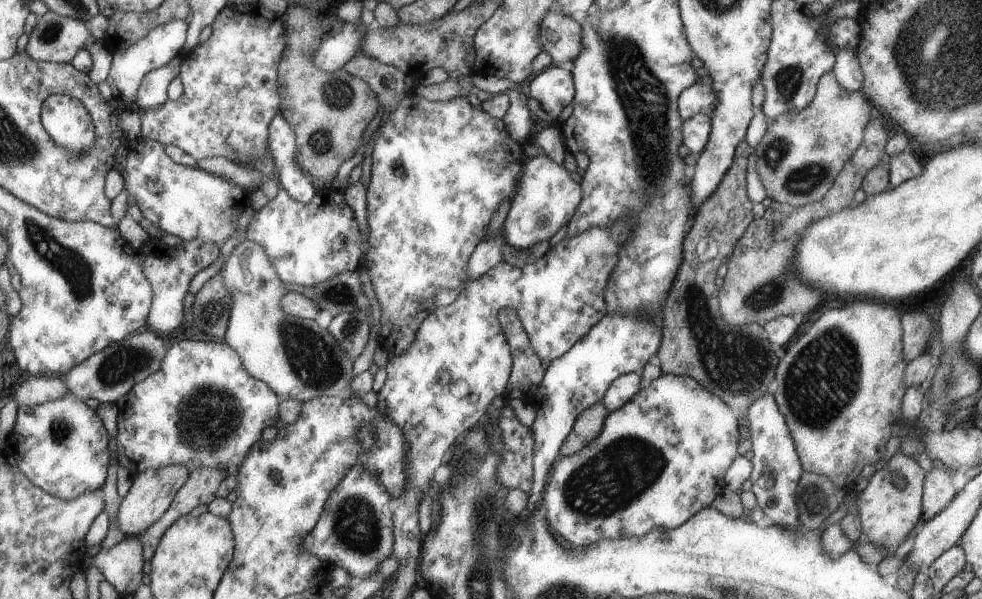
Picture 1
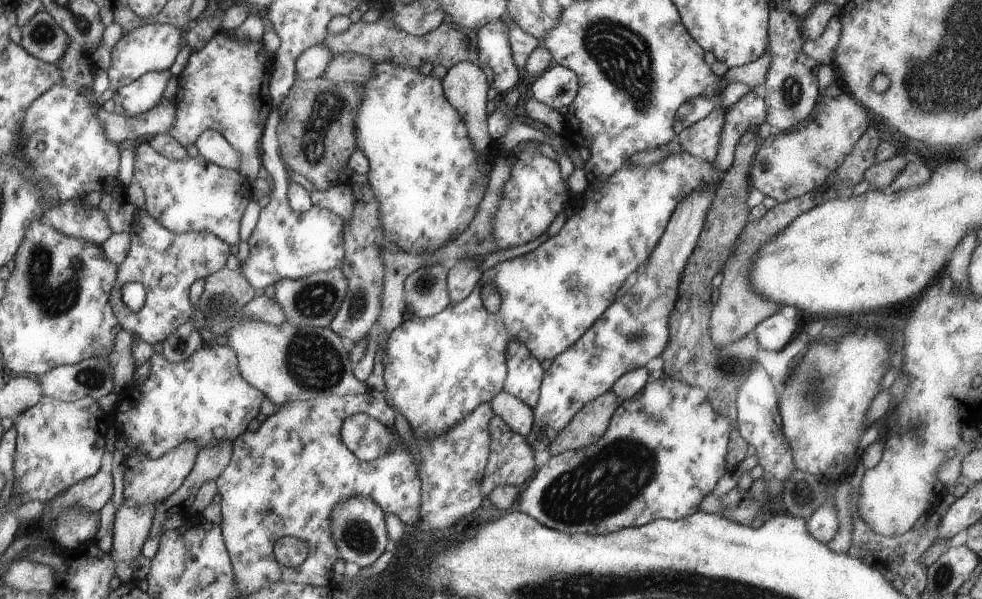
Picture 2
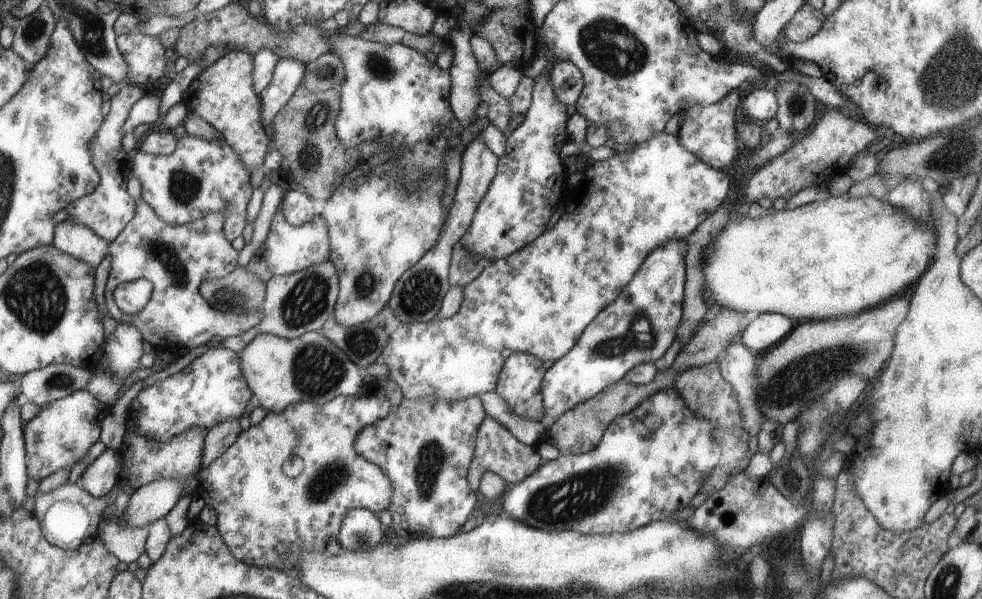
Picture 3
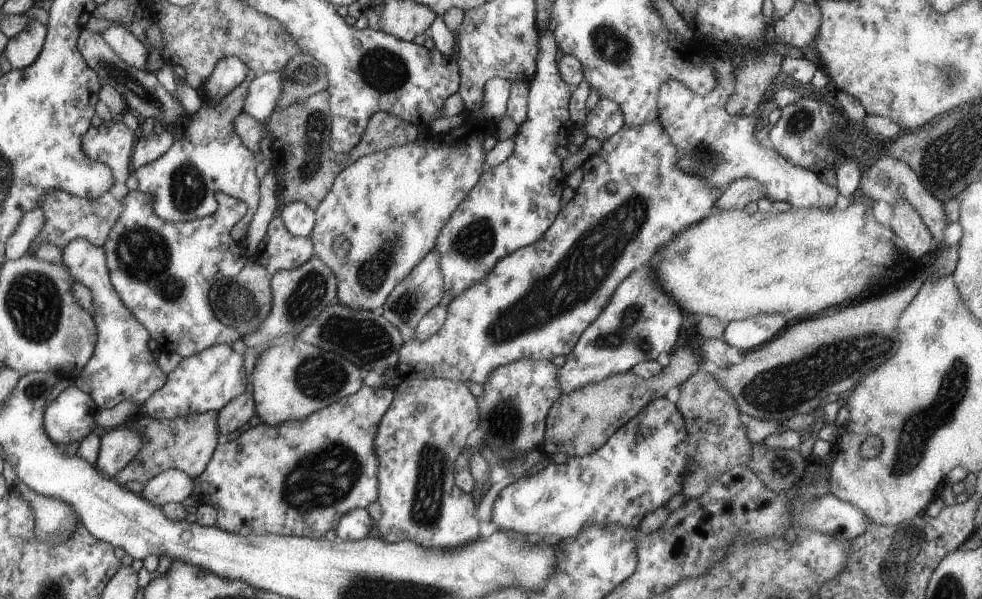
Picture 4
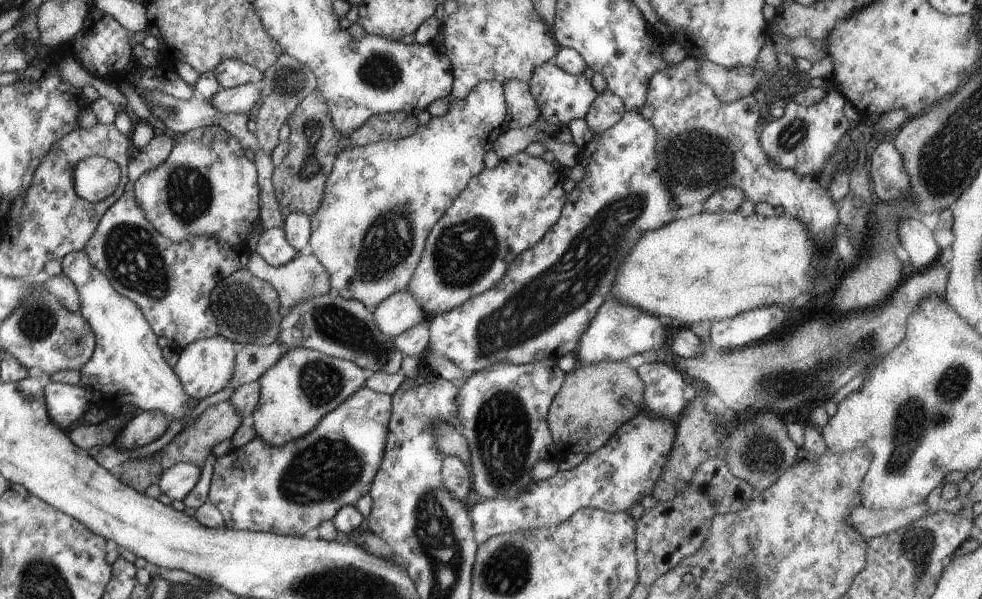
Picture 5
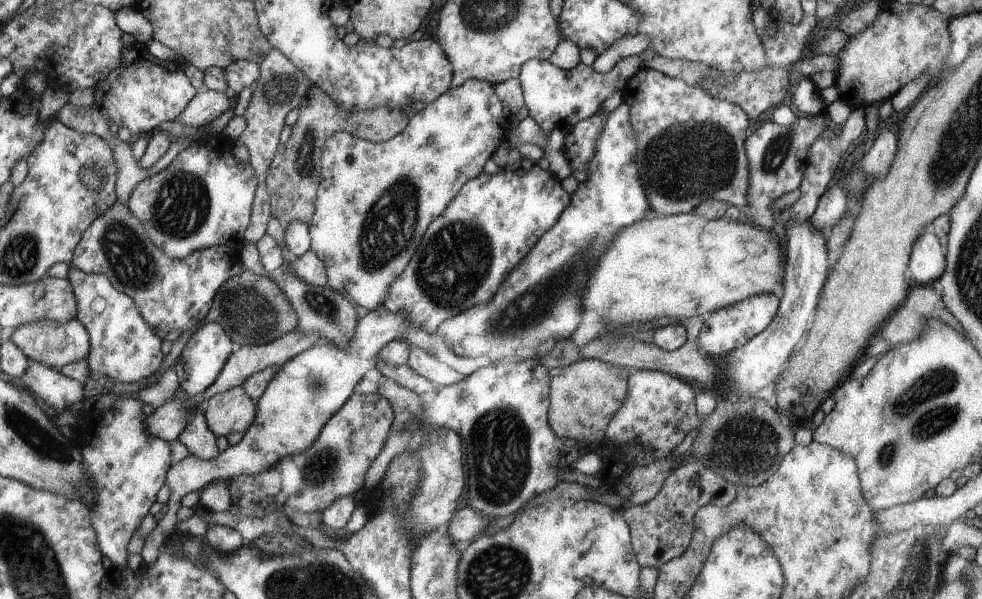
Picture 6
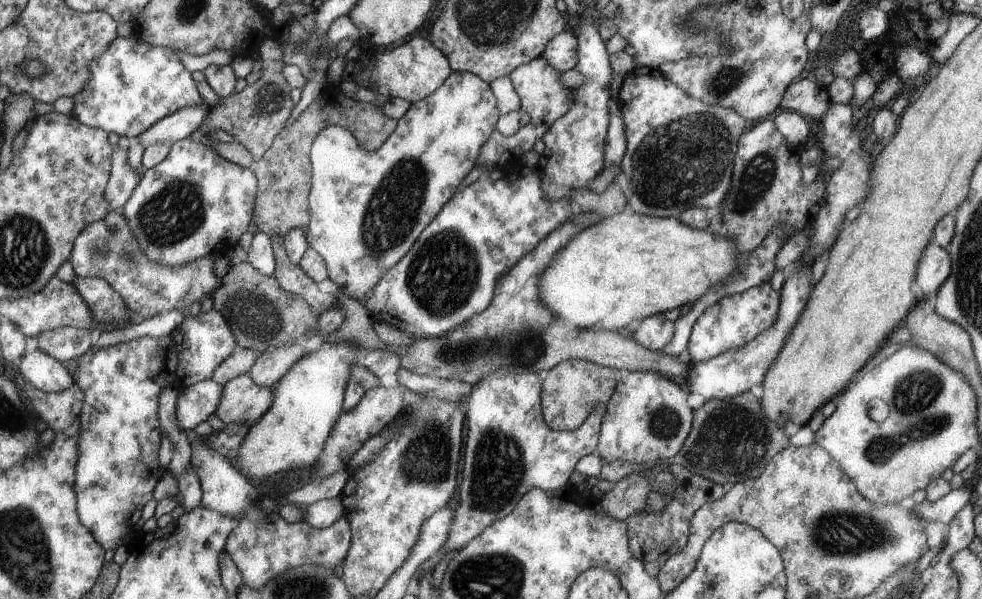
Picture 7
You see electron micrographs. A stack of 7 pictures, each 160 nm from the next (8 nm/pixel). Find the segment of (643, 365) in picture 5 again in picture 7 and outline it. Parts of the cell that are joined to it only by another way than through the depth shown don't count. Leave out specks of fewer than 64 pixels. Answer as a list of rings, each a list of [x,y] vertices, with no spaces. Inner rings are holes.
[[[626,369],[619,372],[620,384],[606,404],[607,414],[604,415],[599,434],[599,455],[604,462],[623,460],[648,465],[666,463],[666,460],[679,454],[691,432],[691,427],[694,426],[694,411],[686,403],[689,392],[660,373]]]

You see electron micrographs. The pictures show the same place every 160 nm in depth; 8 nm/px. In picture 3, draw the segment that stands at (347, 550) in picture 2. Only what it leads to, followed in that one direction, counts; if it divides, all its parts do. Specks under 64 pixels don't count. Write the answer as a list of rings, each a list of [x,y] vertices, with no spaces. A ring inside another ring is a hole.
[[[356,508],[342,521],[342,528],[336,540],[342,549],[358,551],[374,548],[384,538],[380,522],[370,509]]]

